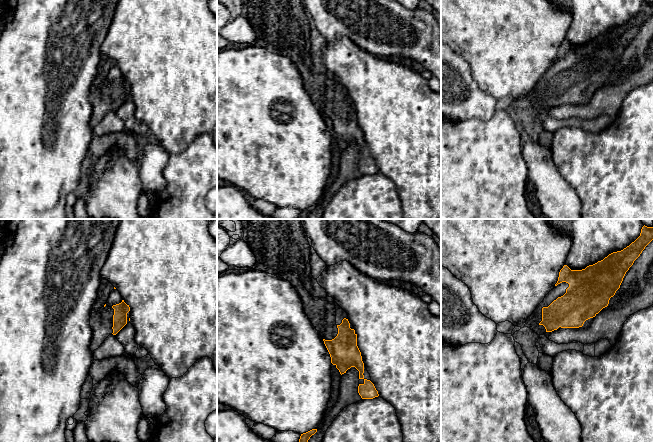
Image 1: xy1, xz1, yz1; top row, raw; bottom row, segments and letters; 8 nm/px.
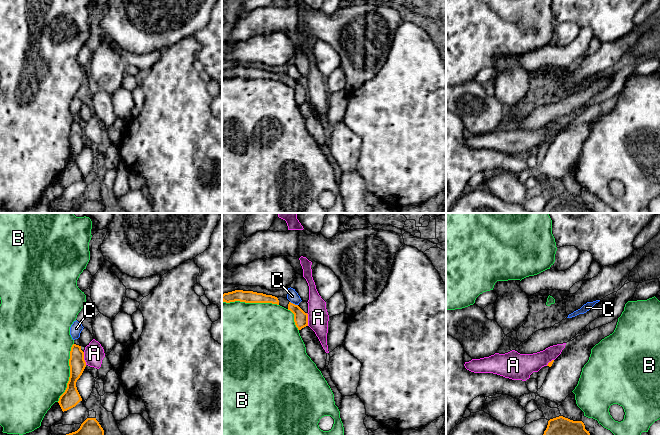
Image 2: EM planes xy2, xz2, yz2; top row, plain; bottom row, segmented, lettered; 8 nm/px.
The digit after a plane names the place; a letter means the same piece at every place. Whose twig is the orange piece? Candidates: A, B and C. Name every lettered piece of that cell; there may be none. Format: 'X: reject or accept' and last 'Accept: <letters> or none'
A: reject
B: reject
C: reject
Accept: none

